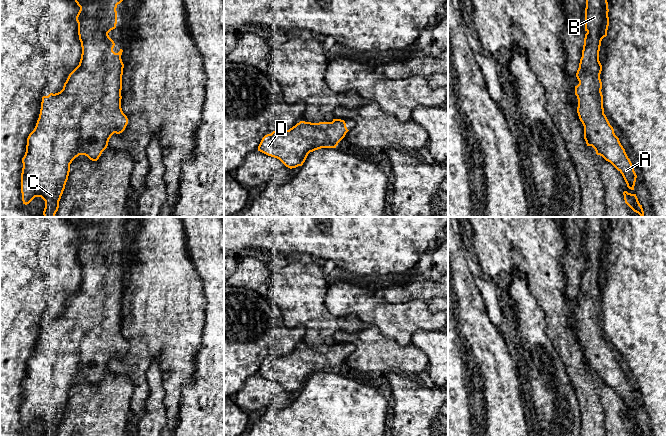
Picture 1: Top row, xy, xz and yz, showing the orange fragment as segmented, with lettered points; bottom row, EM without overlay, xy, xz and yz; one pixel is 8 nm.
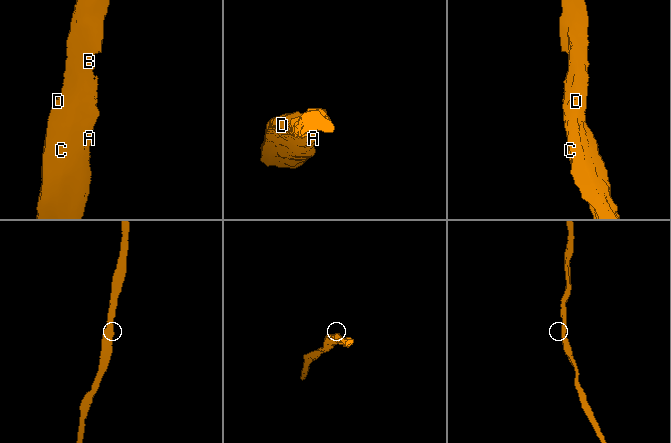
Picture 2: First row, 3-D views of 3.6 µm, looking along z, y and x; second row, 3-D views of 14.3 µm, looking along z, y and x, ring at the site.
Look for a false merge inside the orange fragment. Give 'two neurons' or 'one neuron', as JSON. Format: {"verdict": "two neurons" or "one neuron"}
{"verdict": "one neuron"}

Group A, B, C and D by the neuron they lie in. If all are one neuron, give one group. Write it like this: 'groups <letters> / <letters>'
groups A B C D

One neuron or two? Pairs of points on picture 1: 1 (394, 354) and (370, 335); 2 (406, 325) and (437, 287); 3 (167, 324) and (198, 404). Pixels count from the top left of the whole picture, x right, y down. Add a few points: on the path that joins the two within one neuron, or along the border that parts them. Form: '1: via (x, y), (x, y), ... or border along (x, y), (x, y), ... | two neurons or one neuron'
1: via (388, 352), (376, 340) | one neuron
2: border along (426, 301), (412, 299), (402, 304) | two neurons
3: border along (195, 359), (194, 376), (182, 387), (179, 403) | two neurons

